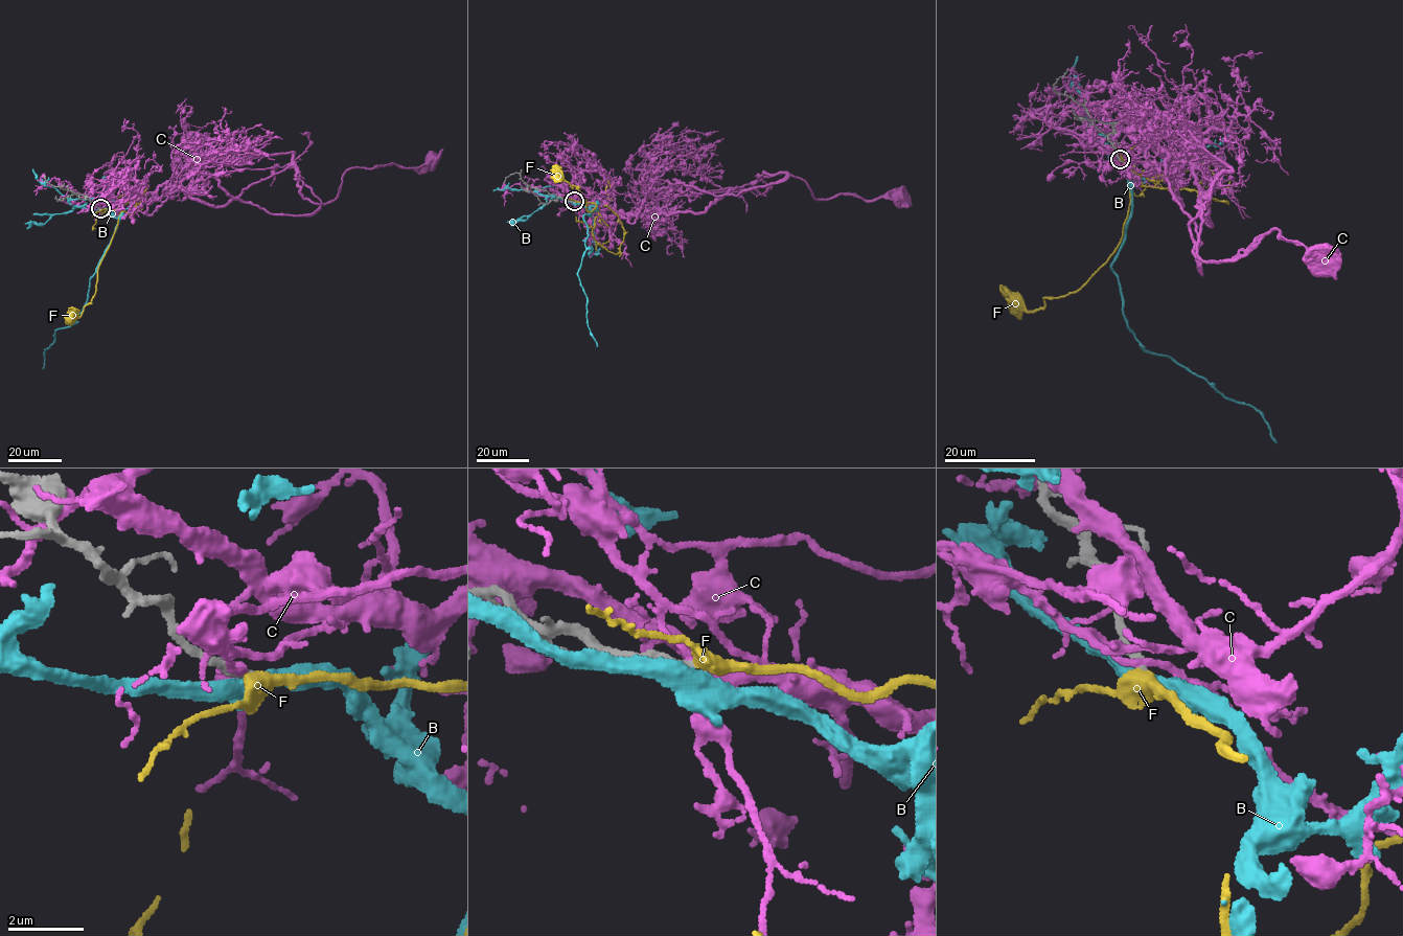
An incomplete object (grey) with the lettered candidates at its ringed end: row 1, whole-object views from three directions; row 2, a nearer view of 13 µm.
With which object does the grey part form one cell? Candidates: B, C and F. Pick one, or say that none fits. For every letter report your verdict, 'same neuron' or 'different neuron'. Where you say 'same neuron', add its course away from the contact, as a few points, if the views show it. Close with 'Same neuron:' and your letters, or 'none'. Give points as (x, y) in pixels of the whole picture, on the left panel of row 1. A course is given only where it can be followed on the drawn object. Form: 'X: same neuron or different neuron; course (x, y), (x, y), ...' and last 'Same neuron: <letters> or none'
B: different neuron
C: different neuron
F: same neuron; course (100, 208), (121, 209), (121, 213), (97, 272), (96, 290), (91, 301), (81, 316), (73, 313)
Same neuron: F

